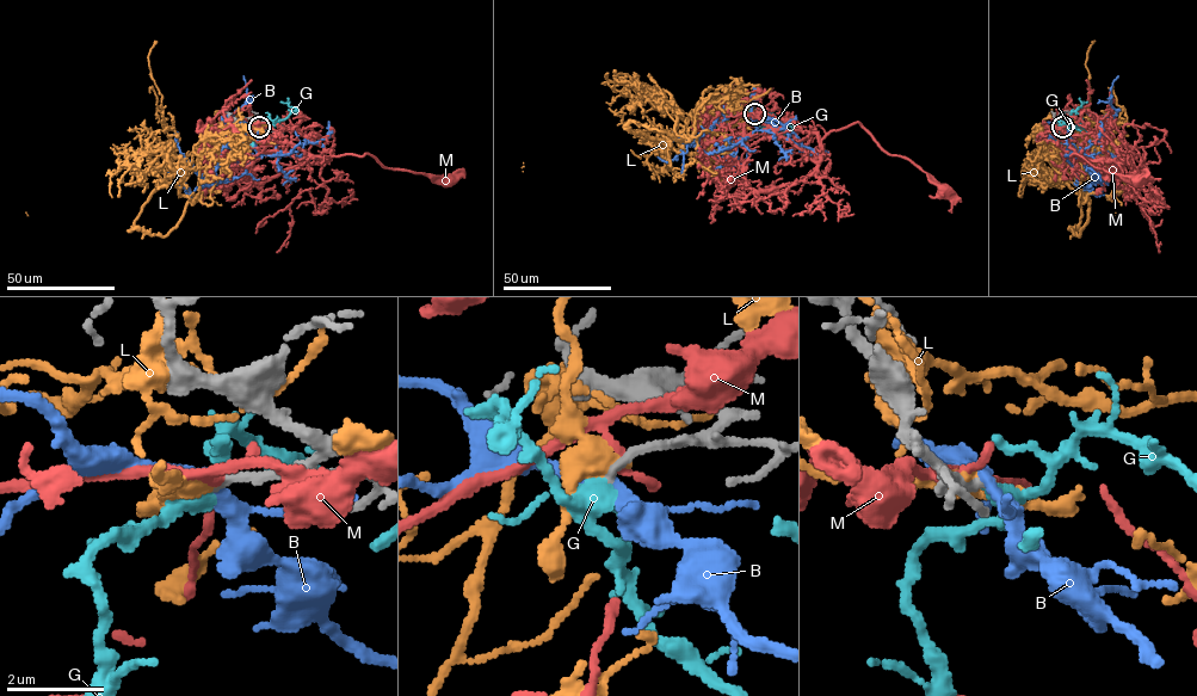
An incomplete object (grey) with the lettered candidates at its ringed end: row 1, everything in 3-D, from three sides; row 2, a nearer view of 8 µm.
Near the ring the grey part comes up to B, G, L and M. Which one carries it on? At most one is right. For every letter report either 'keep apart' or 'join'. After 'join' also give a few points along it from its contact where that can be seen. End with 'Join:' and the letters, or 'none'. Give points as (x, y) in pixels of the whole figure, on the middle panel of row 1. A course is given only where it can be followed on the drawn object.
B: keep apart
G: keep apart
L: keep apart
M: keep apart
Join: none

